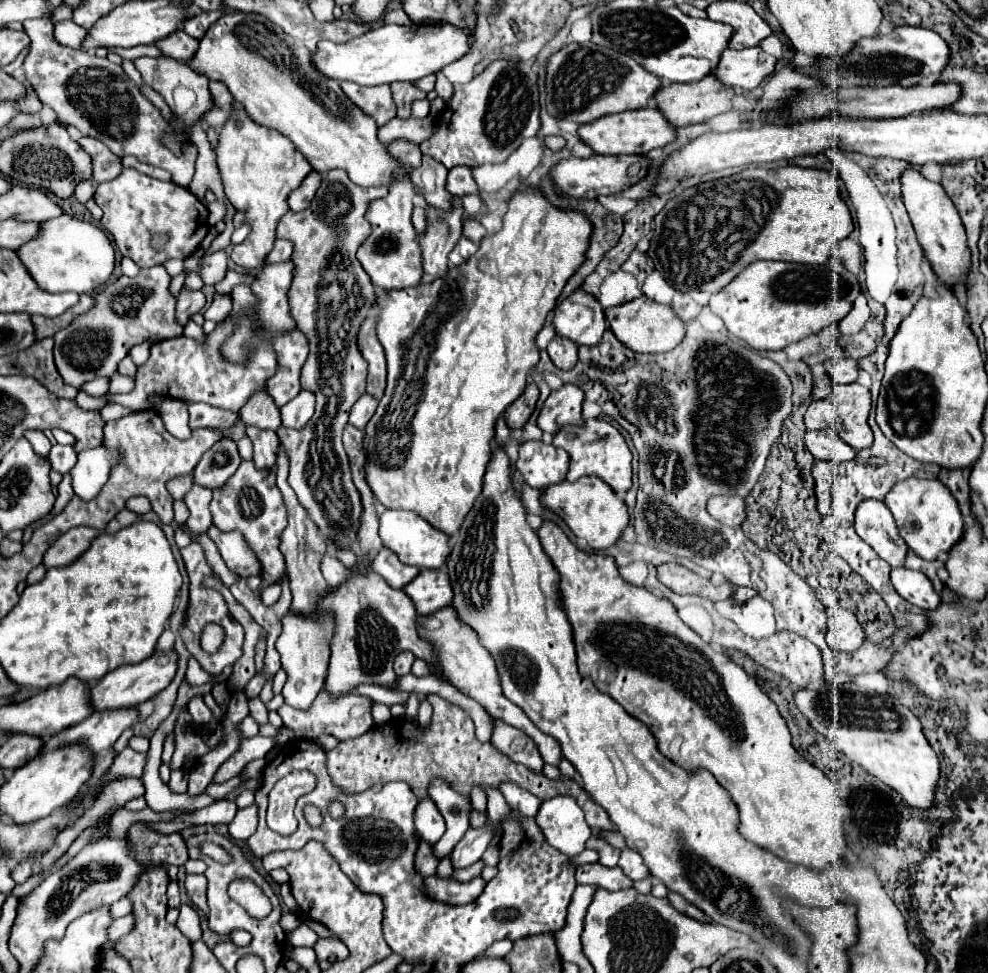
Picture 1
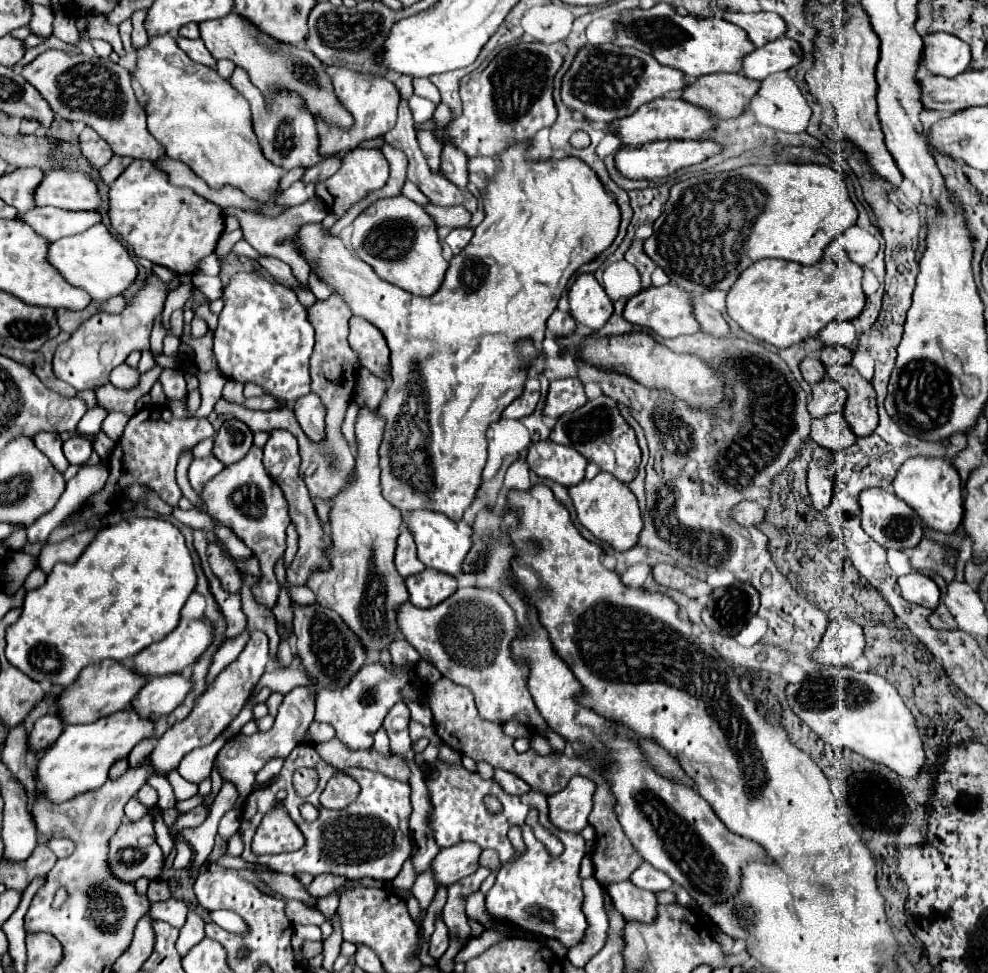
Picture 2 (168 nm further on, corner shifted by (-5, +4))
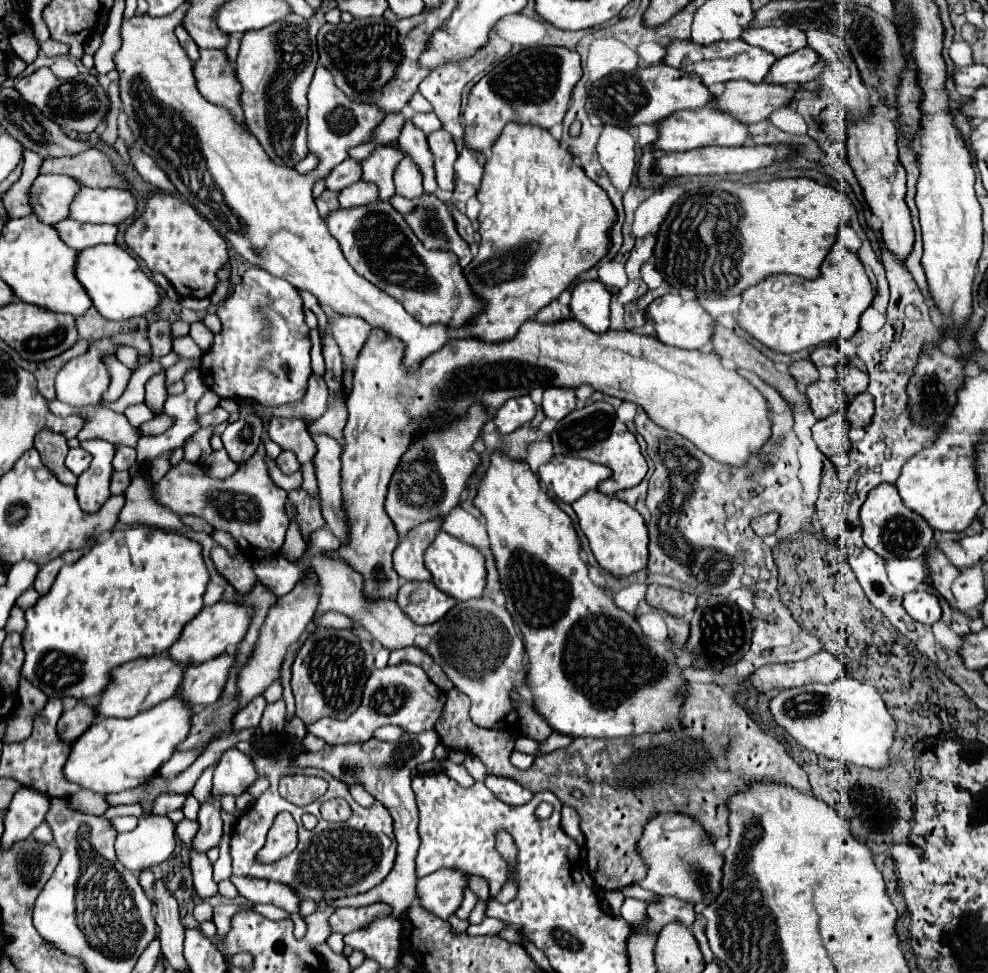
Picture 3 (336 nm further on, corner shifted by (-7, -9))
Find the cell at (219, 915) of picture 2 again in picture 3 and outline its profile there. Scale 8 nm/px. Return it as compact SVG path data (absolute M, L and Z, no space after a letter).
M202 901L202 903L198 903L198 905L194 907L194 917L196 917L200 923L202 923L202 921L212 921L212 915L214 915L212 905L206 903L206 901Z

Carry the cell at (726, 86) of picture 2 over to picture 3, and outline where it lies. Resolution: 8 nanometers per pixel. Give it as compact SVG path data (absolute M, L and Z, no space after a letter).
M728 81L720 95L714 95L712 103L716 109L728 113L740 123L758 123L768 119L768 115L790 103L796 89L784 85L748 83L748 81Z

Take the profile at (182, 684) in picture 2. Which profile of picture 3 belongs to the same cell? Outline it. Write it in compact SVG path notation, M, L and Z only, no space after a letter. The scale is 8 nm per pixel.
M224 653L206 663L190 665L184 671L184 679L174 697L188 697L188 701L192 701L192 709L200 705L216 703L232 663L234 663L234 657Z

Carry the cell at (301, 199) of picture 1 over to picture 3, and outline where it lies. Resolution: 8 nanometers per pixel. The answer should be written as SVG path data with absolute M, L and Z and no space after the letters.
M346 159L342 161L340 165L336 165L332 169L332 173L326 177L326 189L330 191L342 191L344 187L360 181L360 175L362 175L362 169L360 169L360 163L356 159Z

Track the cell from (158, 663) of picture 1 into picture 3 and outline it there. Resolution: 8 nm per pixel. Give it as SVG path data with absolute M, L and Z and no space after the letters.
M216 603L212 607L204 607L184 629L180 639L168 649L168 655L172 657L172 661L178 661L180 665L188 667L188 665L196 665L196 663L204 663L210 661L212 657L218 657L220 653L224 653L226 649L234 647L246 633L248 625L250 625L250 617L252 611L242 607L242 605L234 605L234 603Z

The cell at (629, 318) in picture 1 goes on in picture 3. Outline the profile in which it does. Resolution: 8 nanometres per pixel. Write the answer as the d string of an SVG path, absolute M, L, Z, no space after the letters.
M664 295L654 299L646 309L646 317L654 321L656 337L664 345L672 345L680 349L700 349L710 341L712 335L710 315L702 309L698 301L684 301L680 295Z

